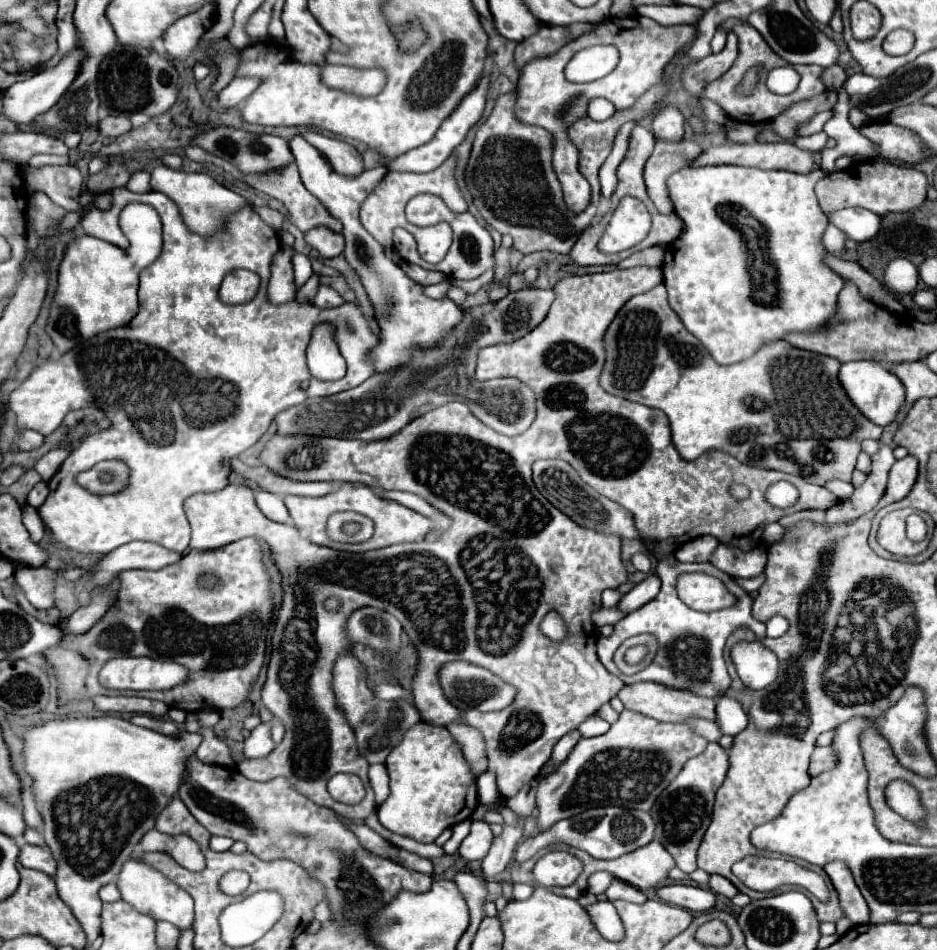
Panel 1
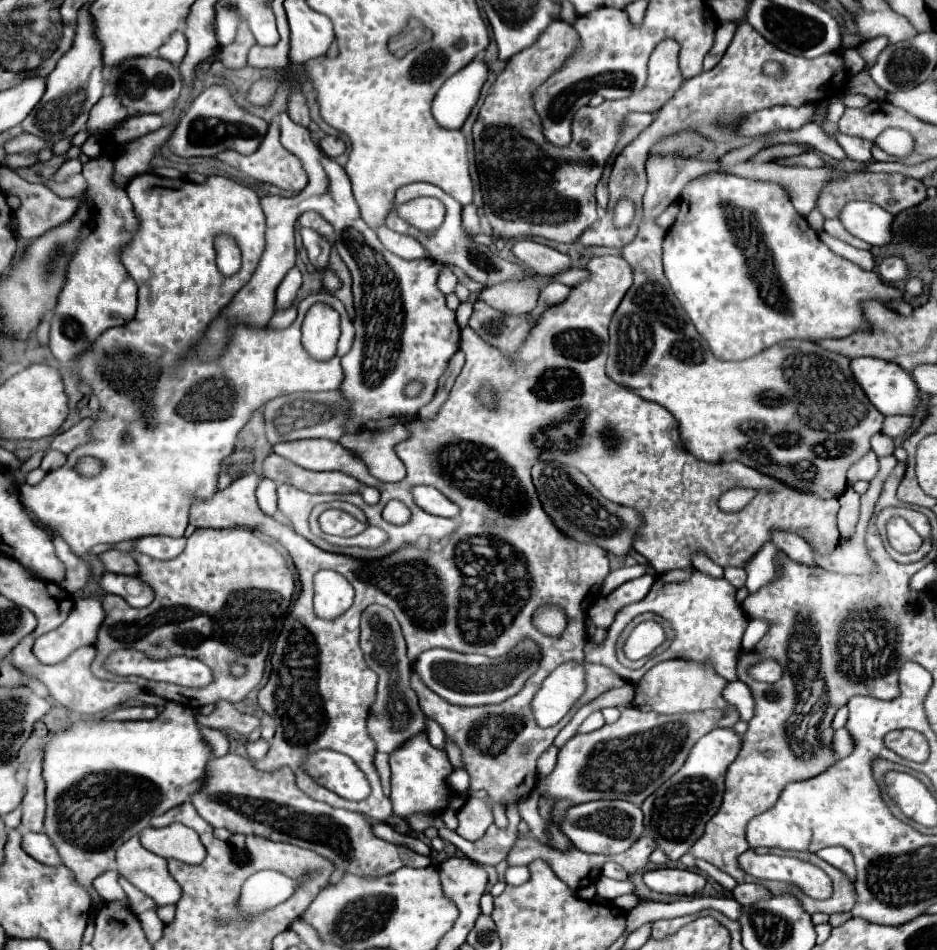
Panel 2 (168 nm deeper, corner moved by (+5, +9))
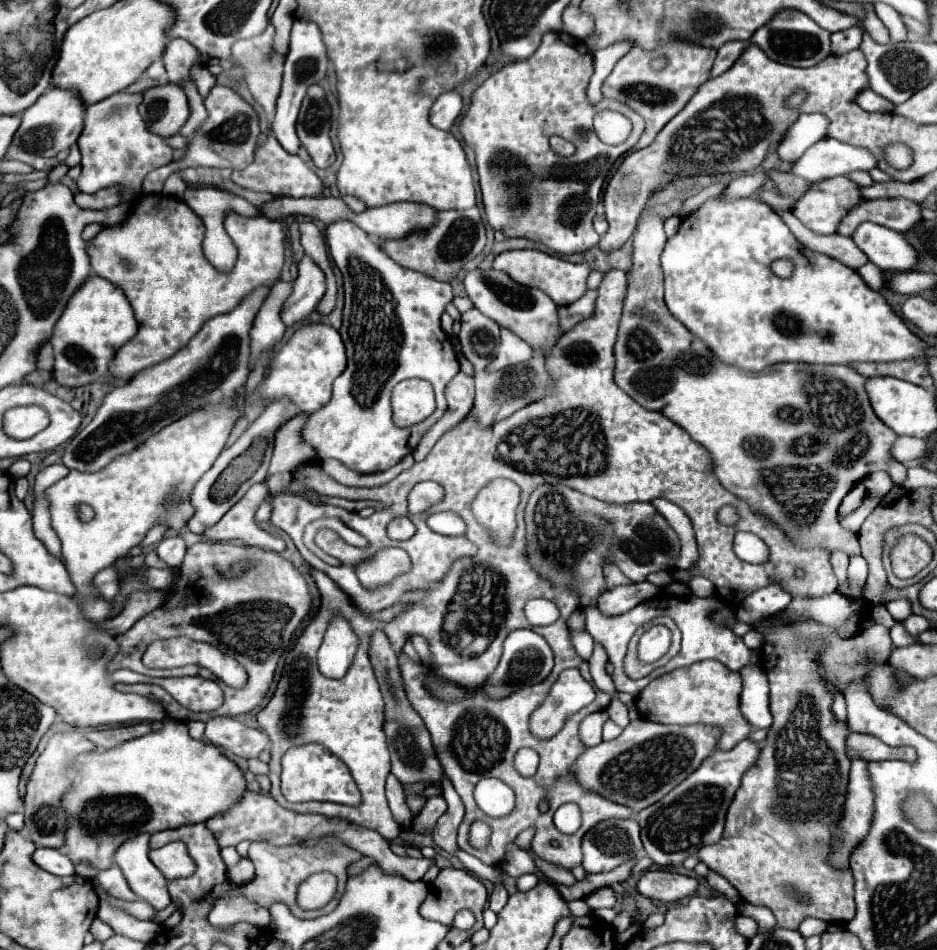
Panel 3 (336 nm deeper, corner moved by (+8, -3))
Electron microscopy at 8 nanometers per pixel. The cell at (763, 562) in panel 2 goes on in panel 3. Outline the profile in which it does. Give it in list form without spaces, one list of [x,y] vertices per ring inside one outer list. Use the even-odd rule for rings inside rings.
[[[771,583],[759,591],[755,591],[751,597],[747,597],[741,607],[737,609],[737,619],[743,623],[755,623],[757,619],[771,617],[785,609],[791,601],[791,595],[779,587],[779,583]]]

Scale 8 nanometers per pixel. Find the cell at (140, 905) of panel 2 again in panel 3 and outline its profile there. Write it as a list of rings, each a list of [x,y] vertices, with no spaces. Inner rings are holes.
[[[109,867],[109,869],[101,871],[97,875],[97,881],[99,881],[101,889],[105,893],[109,893],[111,897],[119,897],[123,901],[135,901],[137,899],[137,895],[127,885],[127,881],[125,881],[125,877],[123,877],[123,873],[121,873],[119,867]]]

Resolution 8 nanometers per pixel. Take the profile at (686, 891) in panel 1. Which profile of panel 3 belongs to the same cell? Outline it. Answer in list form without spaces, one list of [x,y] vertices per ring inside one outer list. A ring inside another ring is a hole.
[[[645,871],[637,881],[641,895],[663,903],[673,903],[697,893],[697,879],[671,871]]]

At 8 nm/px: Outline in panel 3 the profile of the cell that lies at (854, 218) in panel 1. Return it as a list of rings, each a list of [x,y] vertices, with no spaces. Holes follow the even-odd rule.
[[[863,223],[855,231],[853,241],[869,257],[869,261],[883,271],[911,271],[919,259],[919,253],[907,243],[903,233],[879,227],[875,223]]]

